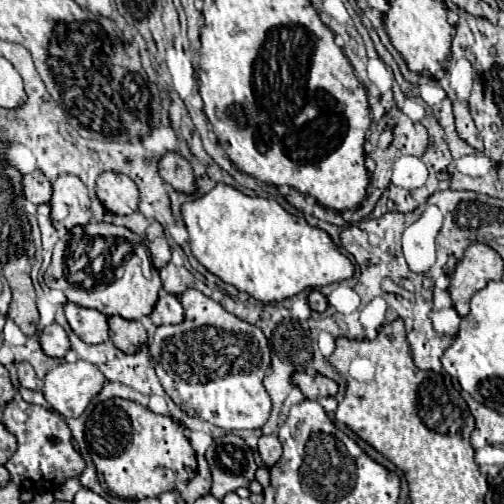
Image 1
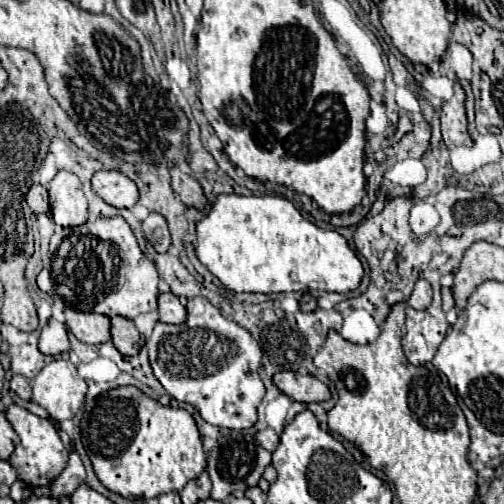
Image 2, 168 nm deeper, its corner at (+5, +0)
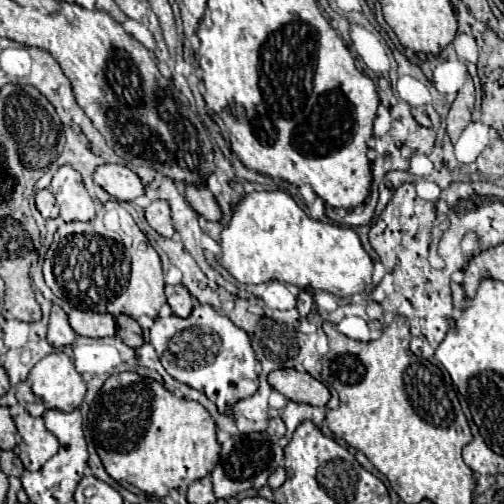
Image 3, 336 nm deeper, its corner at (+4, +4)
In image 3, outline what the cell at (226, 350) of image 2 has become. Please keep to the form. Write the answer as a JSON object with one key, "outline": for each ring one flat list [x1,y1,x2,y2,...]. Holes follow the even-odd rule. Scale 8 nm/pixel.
{"outline":[[210,304,194,306,188,318,156,318,150,328,150,344,172,378,204,392,222,414,232,414,236,402,250,398,258,390,256,354,248,334,230,318,218,314]]}

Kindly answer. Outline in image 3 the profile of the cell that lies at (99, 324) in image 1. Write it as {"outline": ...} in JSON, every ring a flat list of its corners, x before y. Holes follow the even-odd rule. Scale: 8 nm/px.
{"outline":[[72,310,68,314,70,326,76,334,88,336,88,338,104,338,116,334,116,322,110,314,96,314,96,312,84,312,84,310]]}

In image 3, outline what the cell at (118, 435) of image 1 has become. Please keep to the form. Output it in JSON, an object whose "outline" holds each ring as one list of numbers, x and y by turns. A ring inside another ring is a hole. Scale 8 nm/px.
{"outline":[[136,372,112,374,104,382,100,394,90,406,88,428,106,472,126,490,152,498,162,498,172,488,184,492,190,482,200,480,212,472,220,454,220,446,216,442,216,424,204,406,192,400,176,398,162,384,150,378,142,378]]}

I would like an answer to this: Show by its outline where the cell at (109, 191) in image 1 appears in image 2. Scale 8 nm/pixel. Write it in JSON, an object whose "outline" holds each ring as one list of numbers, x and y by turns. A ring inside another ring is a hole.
{"outline":[[101,170,93,174,93,190,115,208,133,208,139,200,137,186,119,170]]}

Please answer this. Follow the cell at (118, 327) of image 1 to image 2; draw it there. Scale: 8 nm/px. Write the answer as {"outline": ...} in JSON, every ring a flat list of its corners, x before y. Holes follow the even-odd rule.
{"outline":[[113,316,111,318,111,338,115,348,121,354,135,356,141,350,141,336,133,324,133,320,123,318,123,316]]}

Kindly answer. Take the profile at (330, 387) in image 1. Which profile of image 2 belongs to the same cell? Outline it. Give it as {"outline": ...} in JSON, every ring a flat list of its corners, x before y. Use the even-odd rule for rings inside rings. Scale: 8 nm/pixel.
{"outline":[[283,370,273,376,273,384,283,394,287,394,291,400,303,402,303,404,325,402,331,398,329,388,323,382,319,382,315,376,309,376,309,374,295,374,295,372]]}

